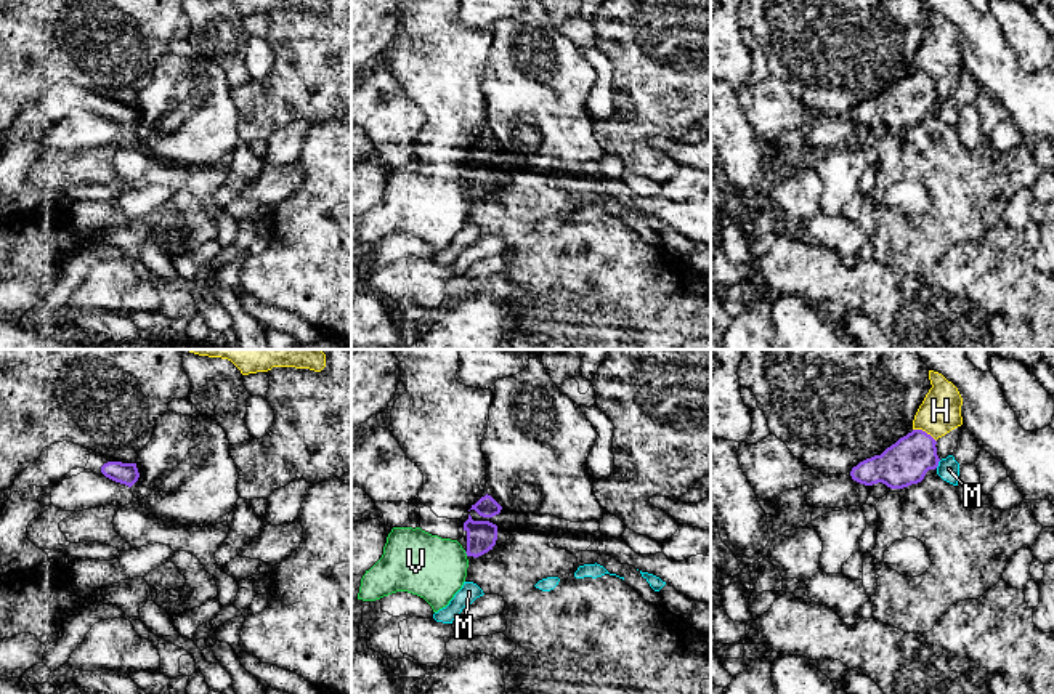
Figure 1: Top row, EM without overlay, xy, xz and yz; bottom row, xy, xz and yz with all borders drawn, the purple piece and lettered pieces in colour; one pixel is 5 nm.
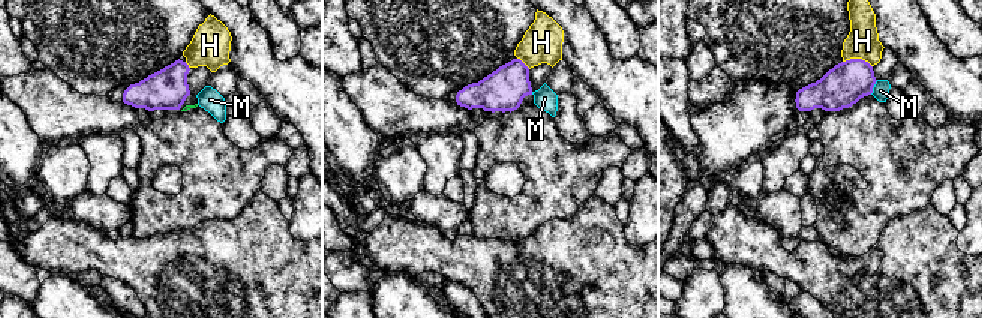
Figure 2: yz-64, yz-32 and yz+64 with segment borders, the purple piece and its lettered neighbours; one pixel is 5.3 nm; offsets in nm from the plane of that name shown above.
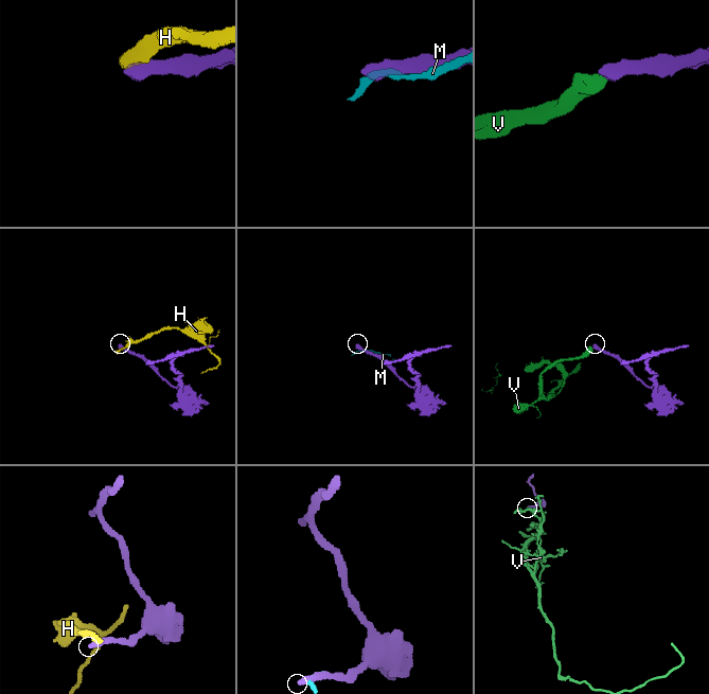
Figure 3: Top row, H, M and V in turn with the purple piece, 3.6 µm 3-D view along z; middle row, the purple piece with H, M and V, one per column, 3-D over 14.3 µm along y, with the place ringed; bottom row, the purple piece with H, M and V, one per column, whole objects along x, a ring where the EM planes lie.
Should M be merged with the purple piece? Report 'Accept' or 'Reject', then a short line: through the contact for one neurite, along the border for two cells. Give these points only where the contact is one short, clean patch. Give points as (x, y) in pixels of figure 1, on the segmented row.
Reject

